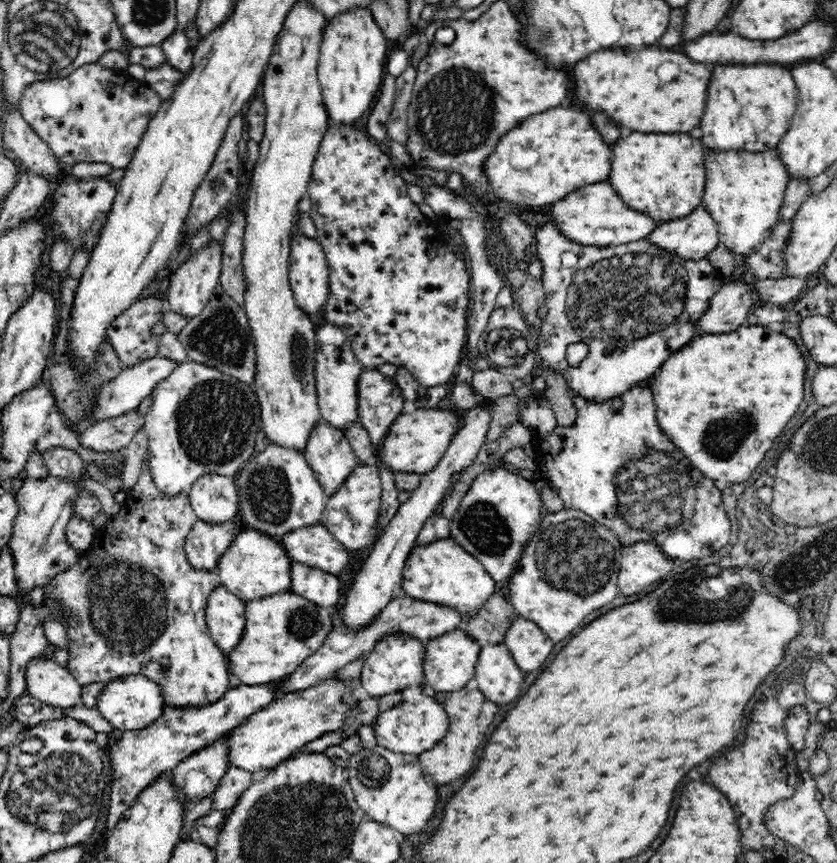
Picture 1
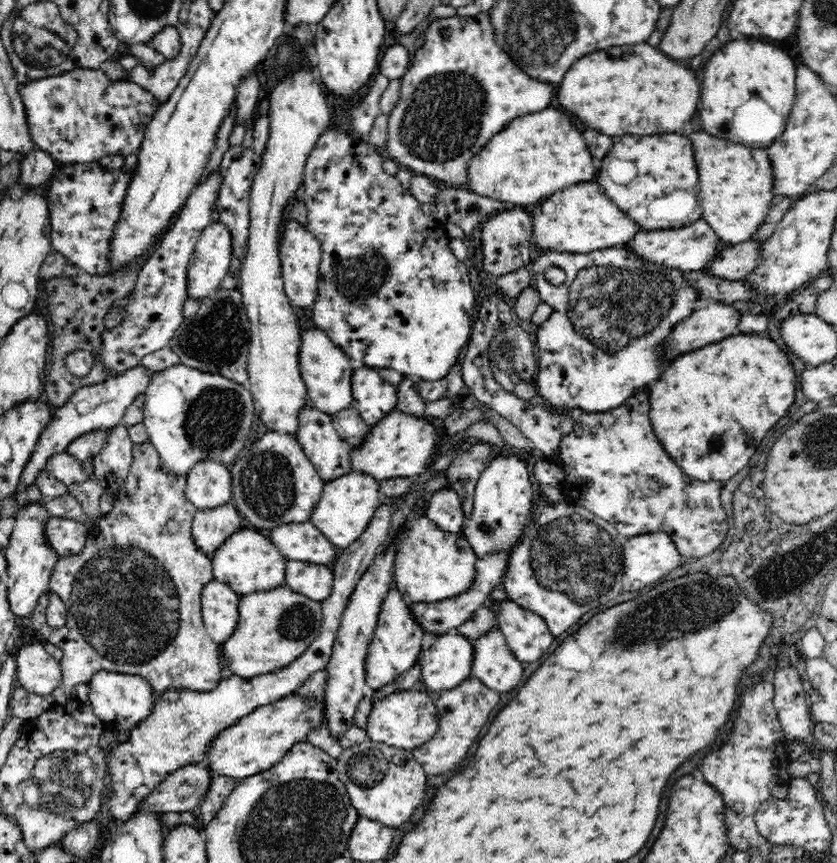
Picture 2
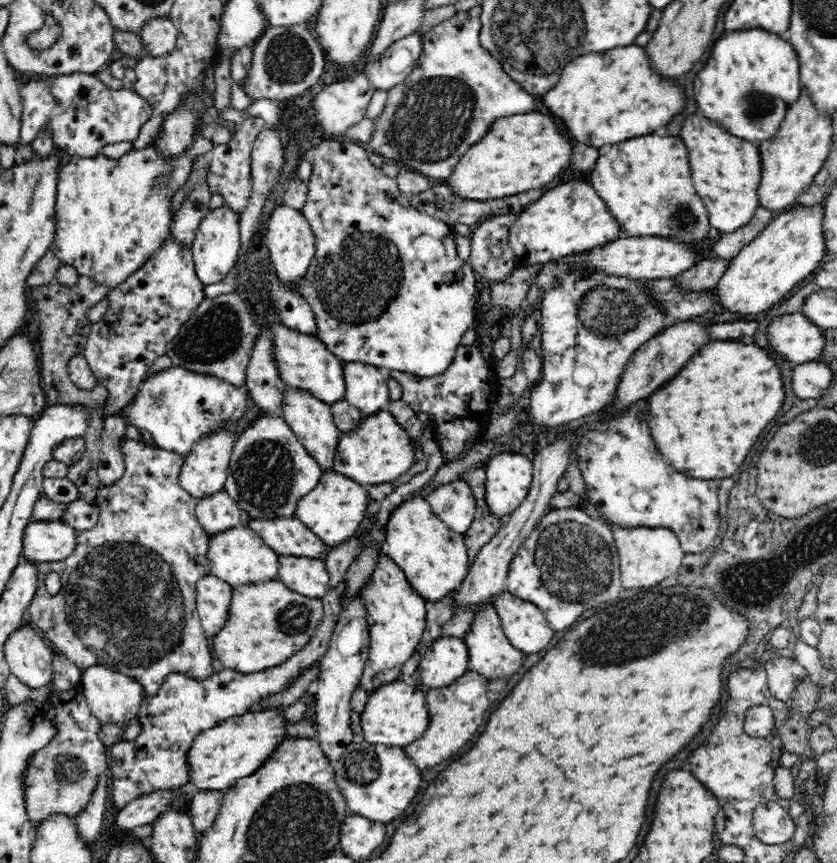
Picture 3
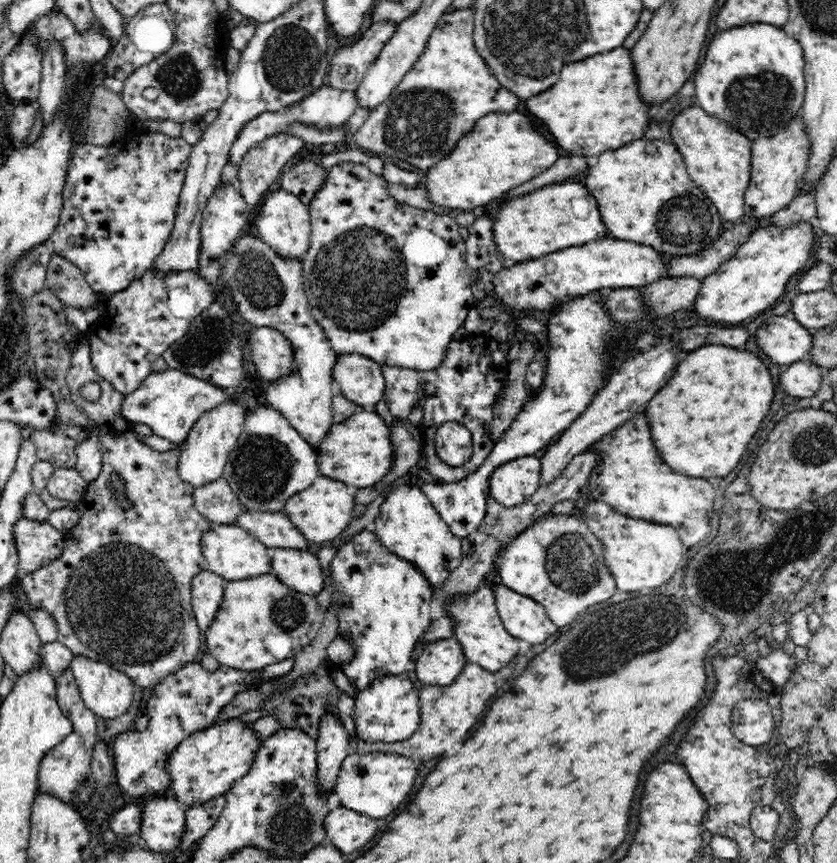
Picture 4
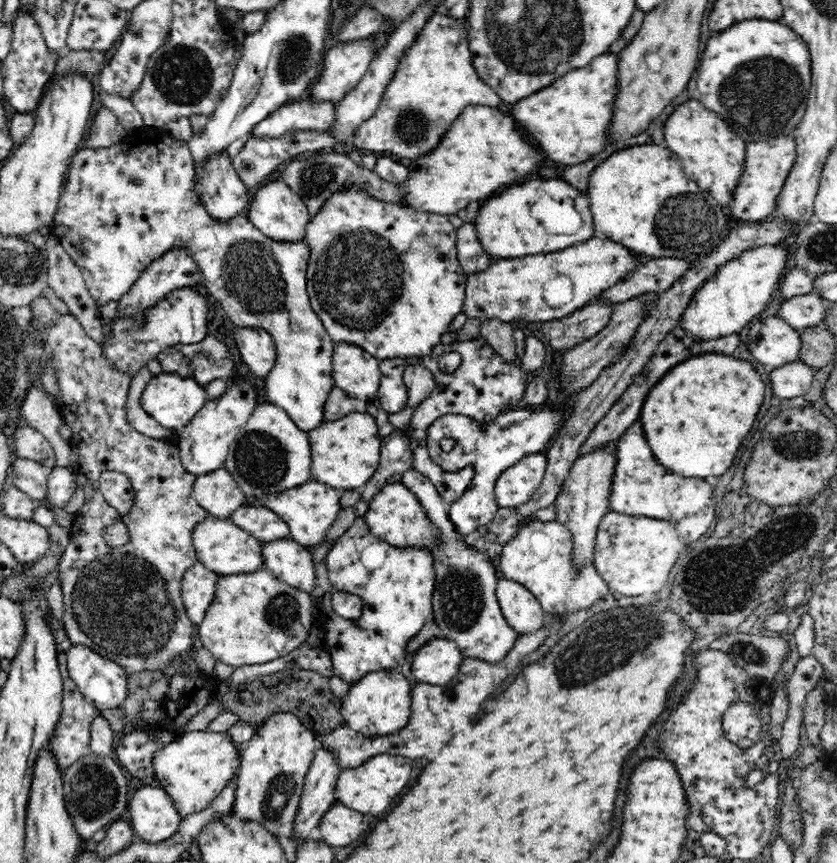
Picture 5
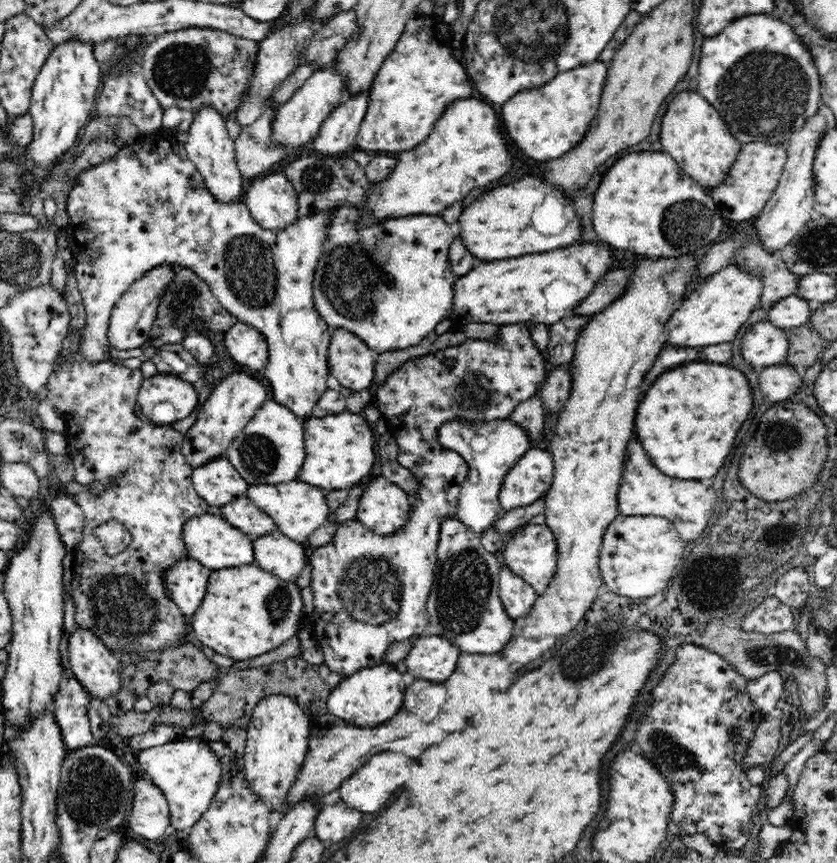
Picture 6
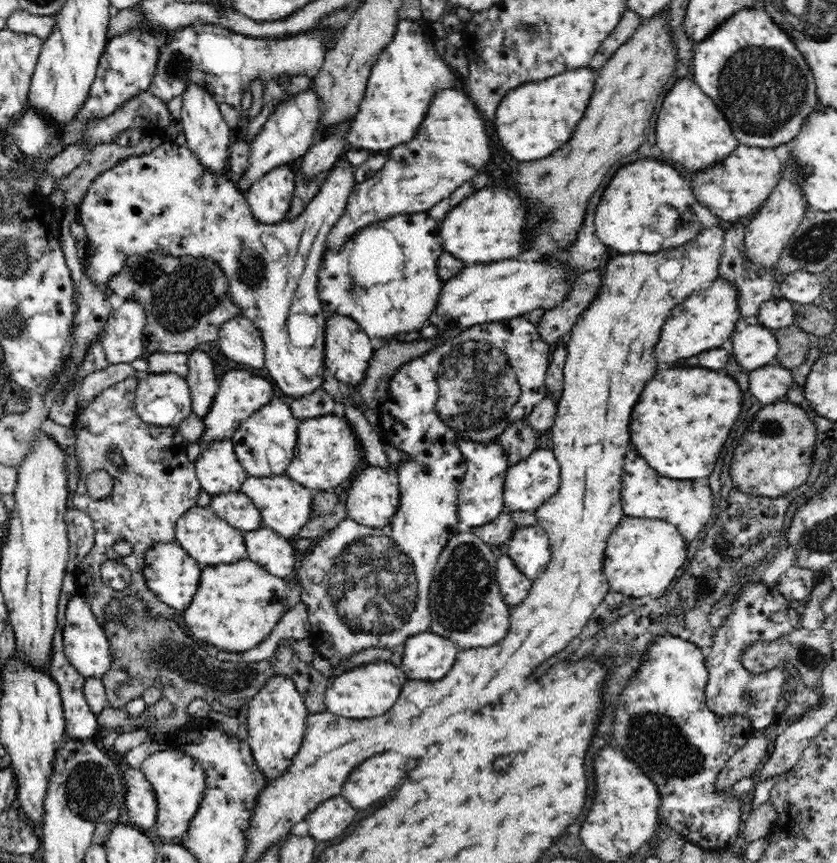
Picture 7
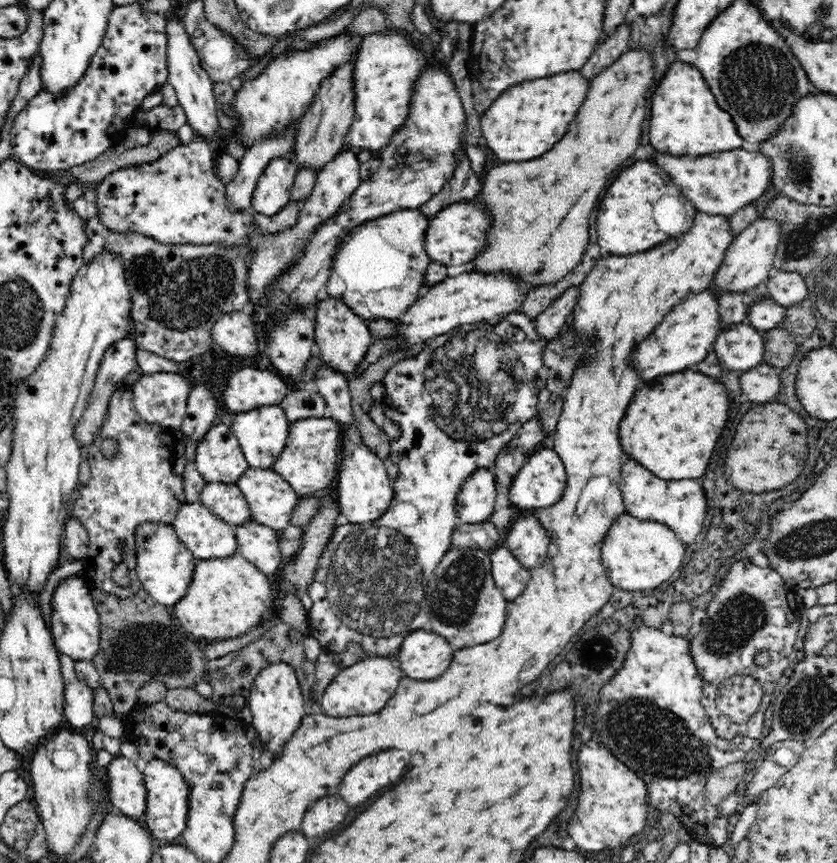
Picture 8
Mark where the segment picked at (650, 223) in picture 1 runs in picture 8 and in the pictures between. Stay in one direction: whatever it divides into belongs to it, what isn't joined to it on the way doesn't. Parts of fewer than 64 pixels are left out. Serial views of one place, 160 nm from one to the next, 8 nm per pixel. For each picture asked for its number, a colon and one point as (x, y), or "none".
2: (579, 219)
3: (572, 218)
4: (531, 226)
5: (541, 216)
6: (523, 218)
7: (483, 229)
8: (454, 237)

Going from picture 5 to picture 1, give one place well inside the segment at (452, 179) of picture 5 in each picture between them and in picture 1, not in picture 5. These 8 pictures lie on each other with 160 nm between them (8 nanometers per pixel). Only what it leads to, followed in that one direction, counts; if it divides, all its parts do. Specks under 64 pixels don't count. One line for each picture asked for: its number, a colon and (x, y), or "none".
1: (549, 156)
2: (538, 154)
3: (519, 153)
4: (504, 150)

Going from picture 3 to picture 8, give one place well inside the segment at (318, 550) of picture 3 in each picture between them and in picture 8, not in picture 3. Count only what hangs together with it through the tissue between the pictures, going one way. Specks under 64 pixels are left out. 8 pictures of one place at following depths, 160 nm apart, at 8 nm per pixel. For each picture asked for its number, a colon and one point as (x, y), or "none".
4: (274, 529)
5: (262, 523)
6: (242, 513)
7: (236, 508)
8: (225, 500)

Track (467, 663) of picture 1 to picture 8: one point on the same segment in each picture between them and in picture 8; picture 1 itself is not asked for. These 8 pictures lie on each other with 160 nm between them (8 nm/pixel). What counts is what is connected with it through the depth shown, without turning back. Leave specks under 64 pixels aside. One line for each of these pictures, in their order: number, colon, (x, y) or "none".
2: (449, 660)
3: (446, 659)
4: (441, 662)
5: (437, 662)
6: (432, 658)
7: (427, 656)
8: (423, 656)

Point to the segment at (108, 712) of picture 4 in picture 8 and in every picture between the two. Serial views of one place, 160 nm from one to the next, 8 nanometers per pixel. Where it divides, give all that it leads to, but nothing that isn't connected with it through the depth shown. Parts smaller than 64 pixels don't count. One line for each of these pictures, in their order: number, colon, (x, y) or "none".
5: (103, 683)
6: (98, 670)
7: (86, 646)
8: (75, 625)

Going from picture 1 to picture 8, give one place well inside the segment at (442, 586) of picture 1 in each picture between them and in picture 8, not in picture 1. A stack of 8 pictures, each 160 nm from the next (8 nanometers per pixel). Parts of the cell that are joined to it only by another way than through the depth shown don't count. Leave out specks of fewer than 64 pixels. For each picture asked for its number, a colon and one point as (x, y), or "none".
2: (430, 564)
3: (434, 558)
4: (408, 525)
5: (395, 516)
6: (383, 508)
7: (374, 496)
8: (366, 491)

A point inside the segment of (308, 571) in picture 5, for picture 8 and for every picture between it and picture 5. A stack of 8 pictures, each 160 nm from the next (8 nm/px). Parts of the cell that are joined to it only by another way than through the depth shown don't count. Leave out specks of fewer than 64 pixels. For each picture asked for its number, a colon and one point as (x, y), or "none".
6: (275, 552)
7: (272, 551)
8: (259, 544)

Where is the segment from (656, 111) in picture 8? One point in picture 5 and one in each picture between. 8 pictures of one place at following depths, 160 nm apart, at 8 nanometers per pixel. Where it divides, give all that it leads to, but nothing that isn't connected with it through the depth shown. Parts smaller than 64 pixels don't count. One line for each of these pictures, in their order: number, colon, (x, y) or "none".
5: (712, 155)
6: (693, 132)
7: (689, 126)

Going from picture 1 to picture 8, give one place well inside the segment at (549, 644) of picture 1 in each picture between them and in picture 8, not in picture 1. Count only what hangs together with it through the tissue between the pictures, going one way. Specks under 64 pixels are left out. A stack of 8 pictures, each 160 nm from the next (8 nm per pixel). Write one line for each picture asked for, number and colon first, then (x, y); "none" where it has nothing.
2: (527, 634)
3: (525, 626)
4: (525, 619)
5: (522, 610)
6: (517, 595)
7: (514, 584)
8: (511, 578)

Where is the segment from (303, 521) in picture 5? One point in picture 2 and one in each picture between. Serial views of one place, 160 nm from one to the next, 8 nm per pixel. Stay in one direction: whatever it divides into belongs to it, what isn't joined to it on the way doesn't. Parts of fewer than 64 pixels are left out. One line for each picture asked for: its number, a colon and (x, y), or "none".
2: (347, 503)
3: (335, 507)
4: (322, 512)

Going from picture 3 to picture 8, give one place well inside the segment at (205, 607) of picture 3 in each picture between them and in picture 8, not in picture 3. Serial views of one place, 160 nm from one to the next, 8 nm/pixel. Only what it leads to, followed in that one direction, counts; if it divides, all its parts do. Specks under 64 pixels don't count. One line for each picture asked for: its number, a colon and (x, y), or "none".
4: (207, 588)
5: (198, 584)
6: (186, 579)
7: (172, 575)
8: (165, 566)

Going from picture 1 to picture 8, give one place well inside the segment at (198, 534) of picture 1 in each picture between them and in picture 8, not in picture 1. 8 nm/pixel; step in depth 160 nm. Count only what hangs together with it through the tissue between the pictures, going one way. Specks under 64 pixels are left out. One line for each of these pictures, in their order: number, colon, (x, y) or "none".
2: (210, 528)
3: (216, 513)
4: (216, 500)
5: (216, 491)
6: (217, 482)
7: (218, 469)
8: (219, 457)

